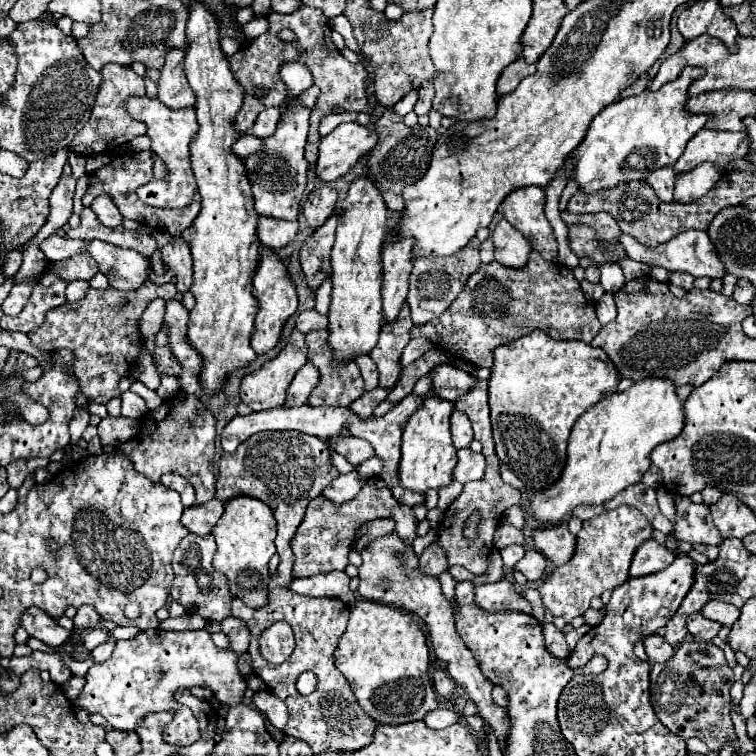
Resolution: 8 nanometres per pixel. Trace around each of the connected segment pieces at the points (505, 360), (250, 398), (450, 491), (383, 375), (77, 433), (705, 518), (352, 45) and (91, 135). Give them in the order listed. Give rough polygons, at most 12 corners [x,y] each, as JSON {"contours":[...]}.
{"contours":[[[532,331],[494,353],[498,461],[554,485],[576,419],[616,393],[602,349]],[[294,329],[276,359],[240,385],[252,411],[282,407],[306,359]],[[452,481],[440,493],[438,509],[446,509],[462,491],[462,483]],[[404,303],[396,323],[382,327],[370,353],[380,387],[400,377],[400,357],[410,341],[410,309]],[[76,409],[70,421],[72,443],[76,445],[88,427],[90,413]],[[676,495],[670,533],[678,541],[720,547],[710,509]],[[344,14],[332,18],[330,27],[343,36],[347,48],[368,58],[358,48],[350,22]],[[104,65],[90,119],[68,145],[84,157],[146,133],[124,109],[146,93],[130,67]]]}

